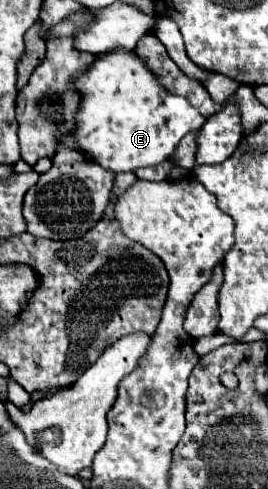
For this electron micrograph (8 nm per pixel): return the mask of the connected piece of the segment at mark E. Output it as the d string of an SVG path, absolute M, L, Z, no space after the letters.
M108 51L102 53L86 71L80 73L74 81L76 89L82 93L82 103L76 113L76 139L80 143L80 149L100 163L104 169L112 173L124 173L124 171L136 171L138 167L152 167L162 161L166 161L178 141L194 131L200 129L200 125L206 121L184 97L170 95L156 77L146 69L146 65L134 55L134 51Z

